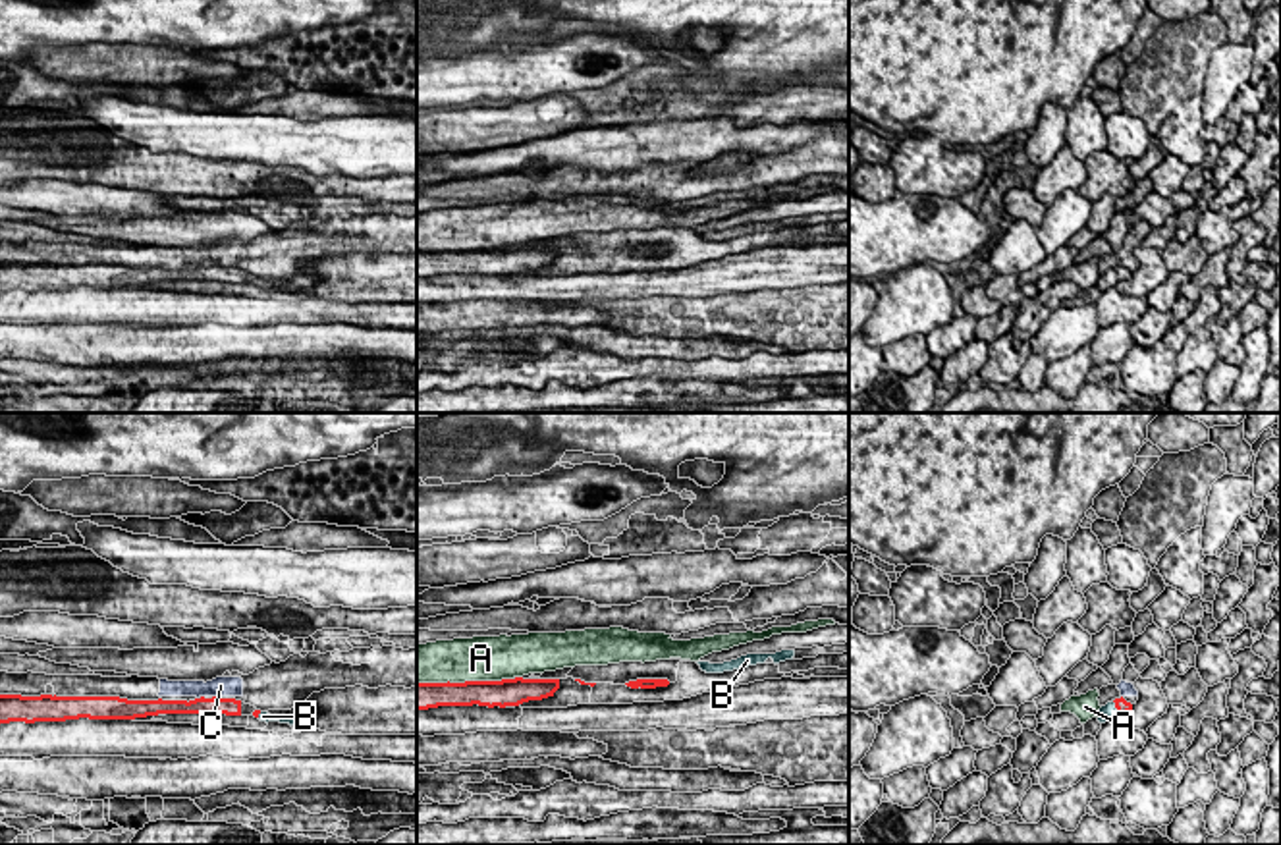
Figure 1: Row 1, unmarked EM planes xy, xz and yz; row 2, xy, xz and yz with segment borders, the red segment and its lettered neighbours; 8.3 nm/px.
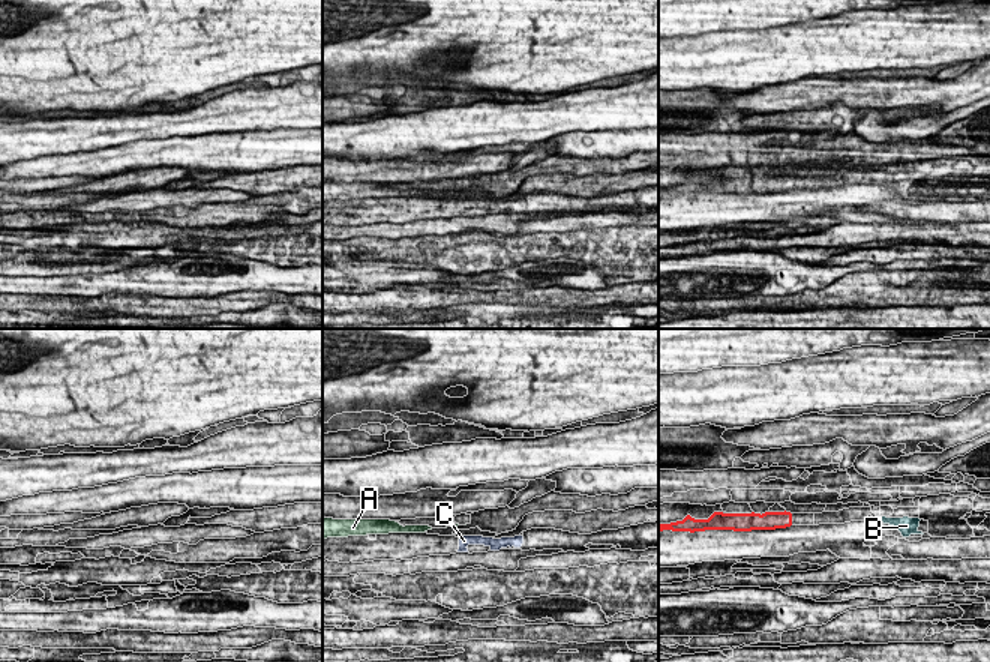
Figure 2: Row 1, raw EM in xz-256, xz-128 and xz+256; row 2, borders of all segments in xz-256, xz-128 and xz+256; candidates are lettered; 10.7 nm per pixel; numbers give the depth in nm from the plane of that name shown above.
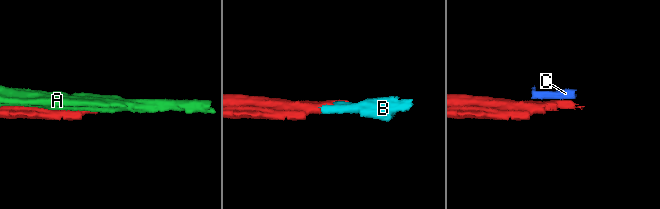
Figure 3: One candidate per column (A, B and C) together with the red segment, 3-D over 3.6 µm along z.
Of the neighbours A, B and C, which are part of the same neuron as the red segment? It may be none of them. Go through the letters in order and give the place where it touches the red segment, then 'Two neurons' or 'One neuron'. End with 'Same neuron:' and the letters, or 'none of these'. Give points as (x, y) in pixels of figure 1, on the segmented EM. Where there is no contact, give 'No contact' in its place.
A: Touches red at xz (465, 681). Two neurons
B: Touches red at yz (1116, 707). One neuron
C: Touches red at xy (217, 697). Two neurons
Same neuron: B

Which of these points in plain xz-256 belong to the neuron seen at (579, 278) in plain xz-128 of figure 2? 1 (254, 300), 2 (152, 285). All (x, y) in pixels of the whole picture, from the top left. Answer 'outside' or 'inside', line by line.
1: outside
2: inside

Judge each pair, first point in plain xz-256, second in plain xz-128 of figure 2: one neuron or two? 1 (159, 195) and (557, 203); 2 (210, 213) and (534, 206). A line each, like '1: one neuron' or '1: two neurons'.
1: two neurons
2: one neuron

